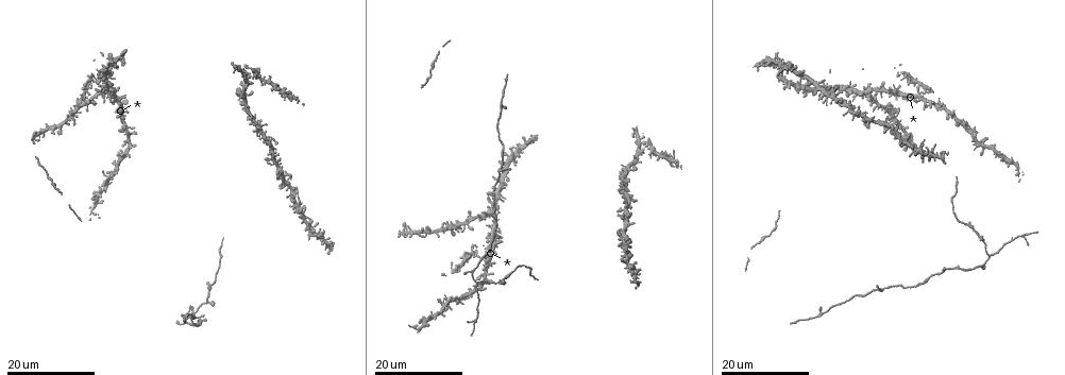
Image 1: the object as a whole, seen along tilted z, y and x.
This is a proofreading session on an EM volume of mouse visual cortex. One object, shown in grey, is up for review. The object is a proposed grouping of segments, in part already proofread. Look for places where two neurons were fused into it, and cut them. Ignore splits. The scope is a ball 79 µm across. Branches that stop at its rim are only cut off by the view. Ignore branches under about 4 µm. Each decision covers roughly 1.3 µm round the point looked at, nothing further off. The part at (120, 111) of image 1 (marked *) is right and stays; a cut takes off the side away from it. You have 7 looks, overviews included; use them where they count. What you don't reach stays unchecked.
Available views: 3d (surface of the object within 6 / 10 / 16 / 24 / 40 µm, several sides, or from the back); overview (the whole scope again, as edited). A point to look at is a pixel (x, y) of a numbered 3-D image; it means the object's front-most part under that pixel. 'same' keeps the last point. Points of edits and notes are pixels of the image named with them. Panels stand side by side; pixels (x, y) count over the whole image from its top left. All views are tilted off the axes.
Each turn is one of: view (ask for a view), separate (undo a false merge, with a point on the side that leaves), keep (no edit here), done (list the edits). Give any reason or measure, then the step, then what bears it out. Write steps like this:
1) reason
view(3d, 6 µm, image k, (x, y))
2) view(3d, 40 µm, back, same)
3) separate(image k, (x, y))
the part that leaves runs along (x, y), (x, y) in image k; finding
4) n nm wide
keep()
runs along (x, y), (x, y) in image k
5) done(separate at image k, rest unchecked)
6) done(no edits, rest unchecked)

sudden change in width
view(3d, 16 µm, image 1, (815, 314))

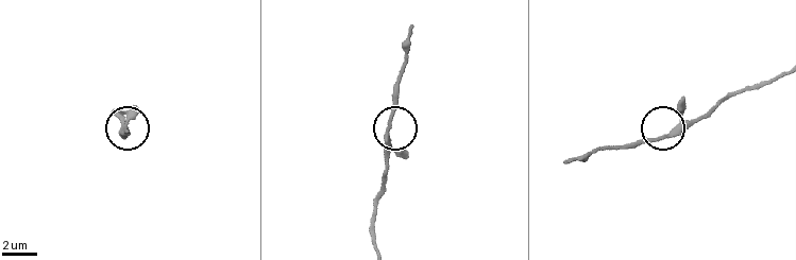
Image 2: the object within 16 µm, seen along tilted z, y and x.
view(3d, 10 µm, image 2, (386, 136))

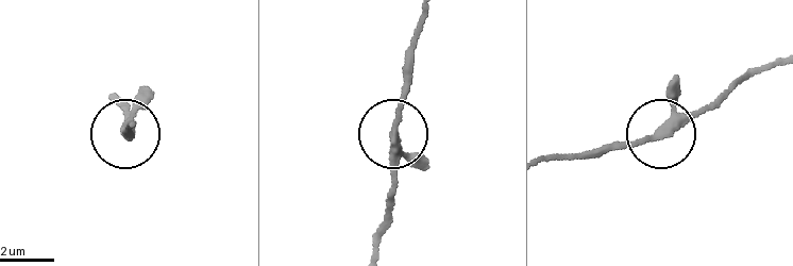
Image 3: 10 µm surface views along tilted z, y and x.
320 nm wide
keep()
runs along (772, 63), (654, 138), (605, 154) in image 3; continuous, no second neuron

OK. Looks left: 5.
branch point
view(3d, 24 µm, image 1, (477, 281))

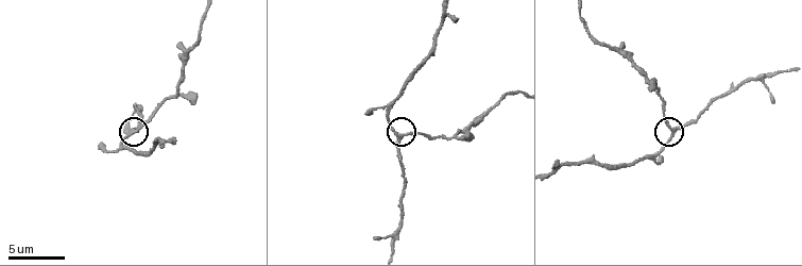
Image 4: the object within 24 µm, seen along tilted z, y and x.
zoom in
view(3d, 10 µm, image 4, (396, 133))

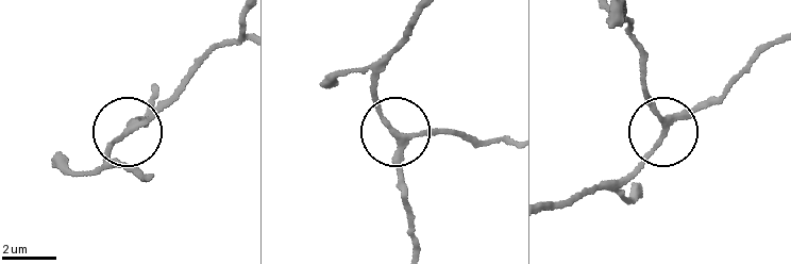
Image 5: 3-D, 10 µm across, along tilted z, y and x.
side arm 14 µm
keep()
runs along (508, 142), (440, 130), (396, 135), (402, 199) in image 5; continuous, no second neuron

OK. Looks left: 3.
three-way junction
view(3d, 16 µm, image 4, (459, 130))

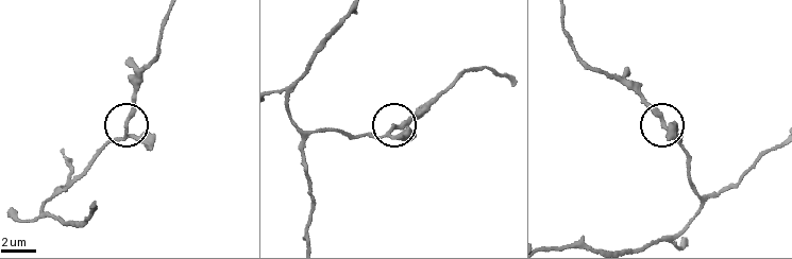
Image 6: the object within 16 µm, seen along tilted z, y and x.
200 nm wide
keep()
continuous, no second neuron

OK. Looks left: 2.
done(no edits, rest unchecked)

